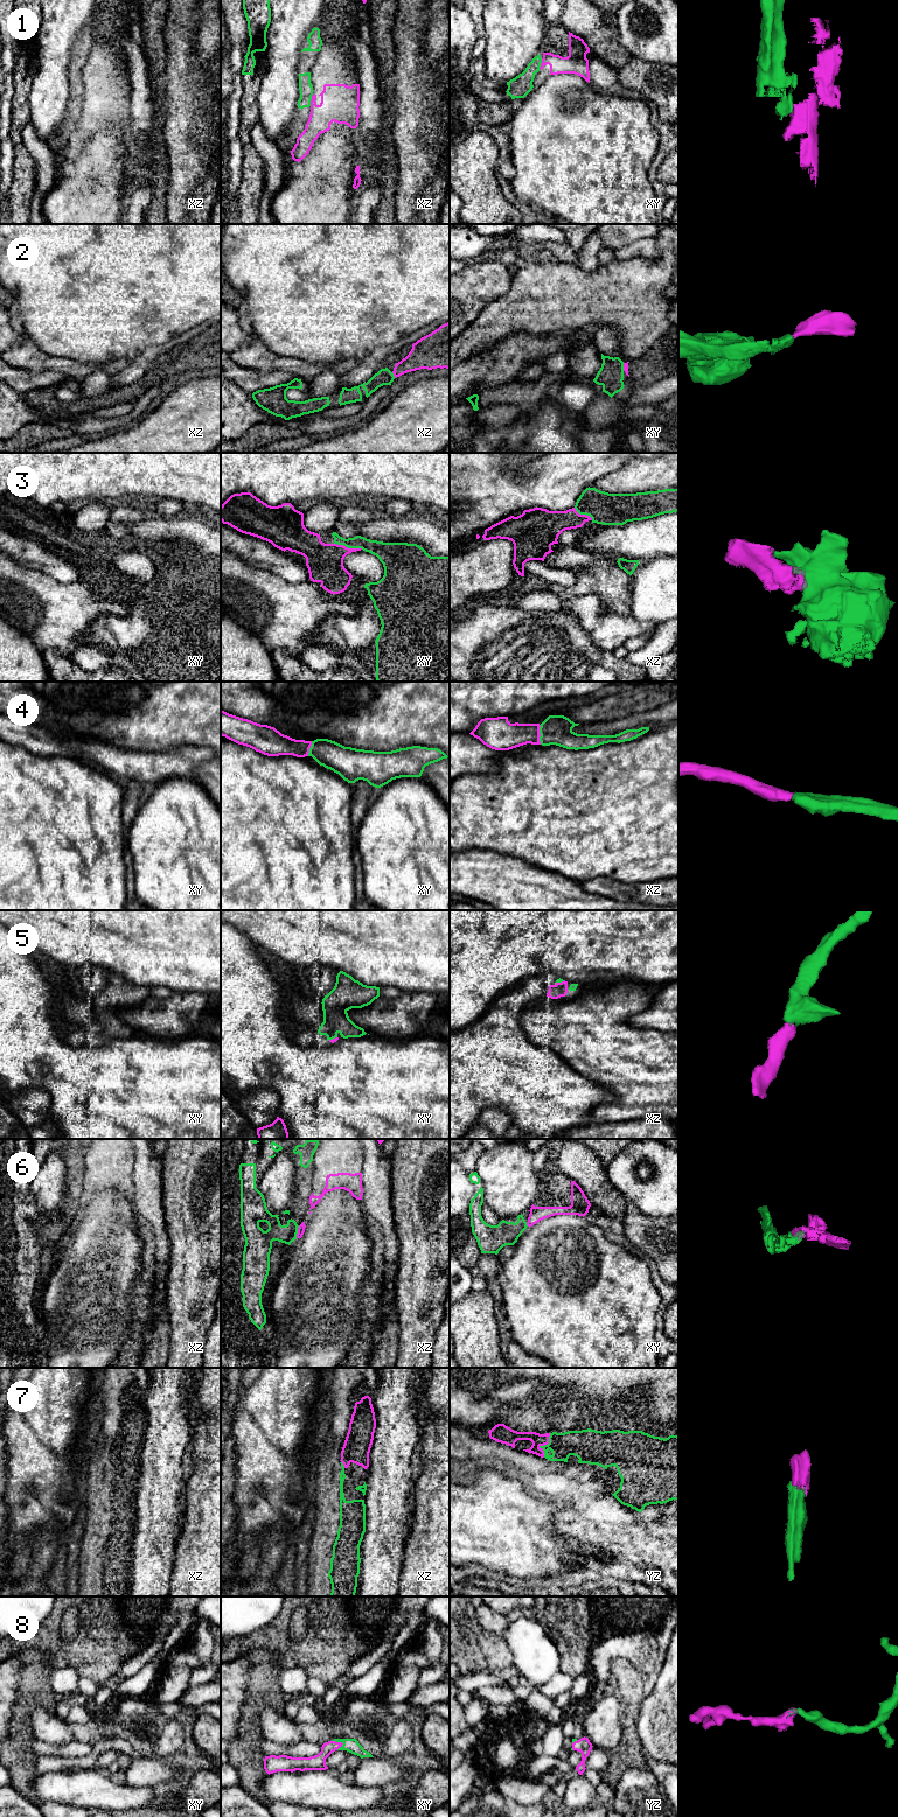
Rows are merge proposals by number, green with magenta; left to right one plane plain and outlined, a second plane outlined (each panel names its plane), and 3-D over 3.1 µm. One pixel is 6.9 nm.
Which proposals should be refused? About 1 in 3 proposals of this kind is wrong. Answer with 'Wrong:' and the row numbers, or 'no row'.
Wrong: 1, 6

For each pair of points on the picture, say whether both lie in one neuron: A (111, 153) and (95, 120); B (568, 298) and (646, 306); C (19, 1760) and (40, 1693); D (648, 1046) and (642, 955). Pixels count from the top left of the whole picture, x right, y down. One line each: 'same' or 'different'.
A: different
B: same
C: same
D: different

